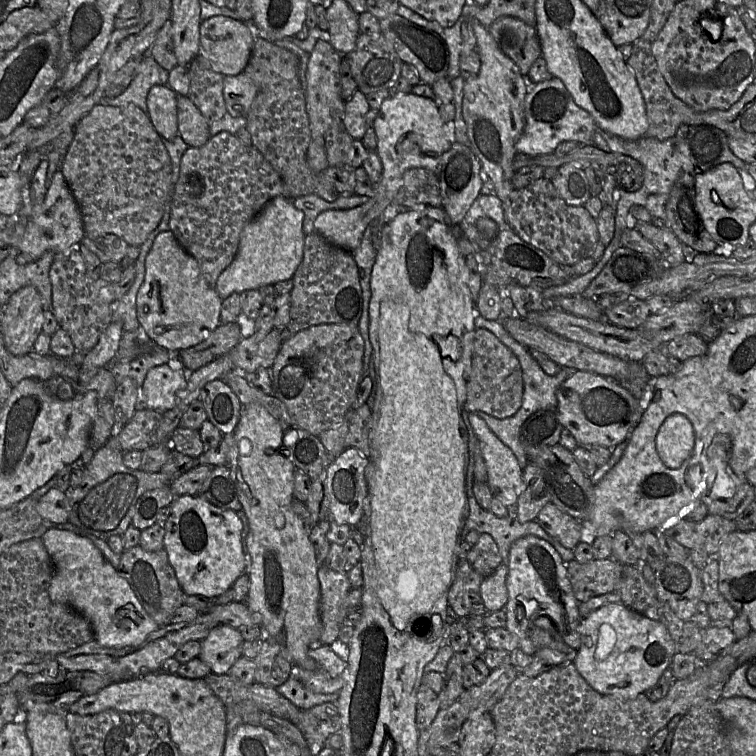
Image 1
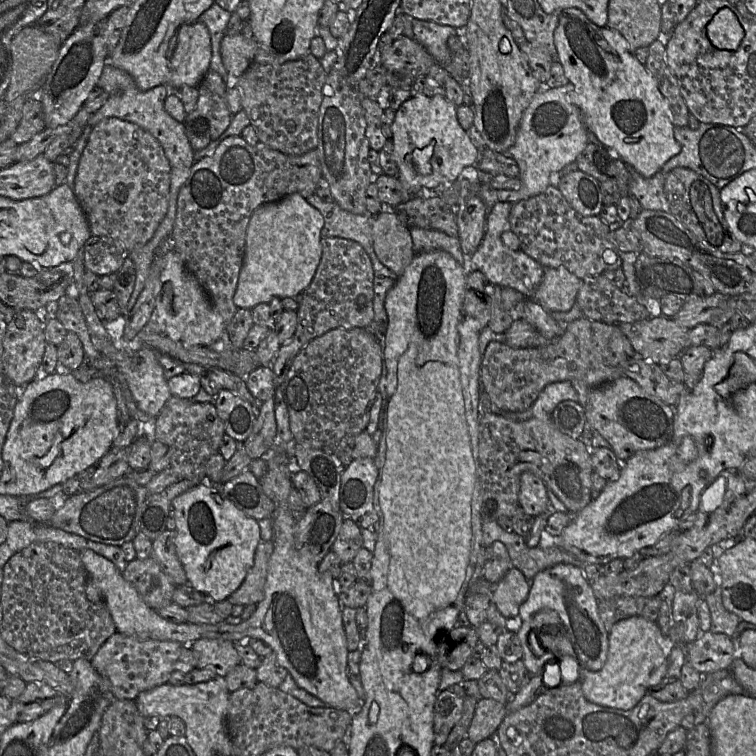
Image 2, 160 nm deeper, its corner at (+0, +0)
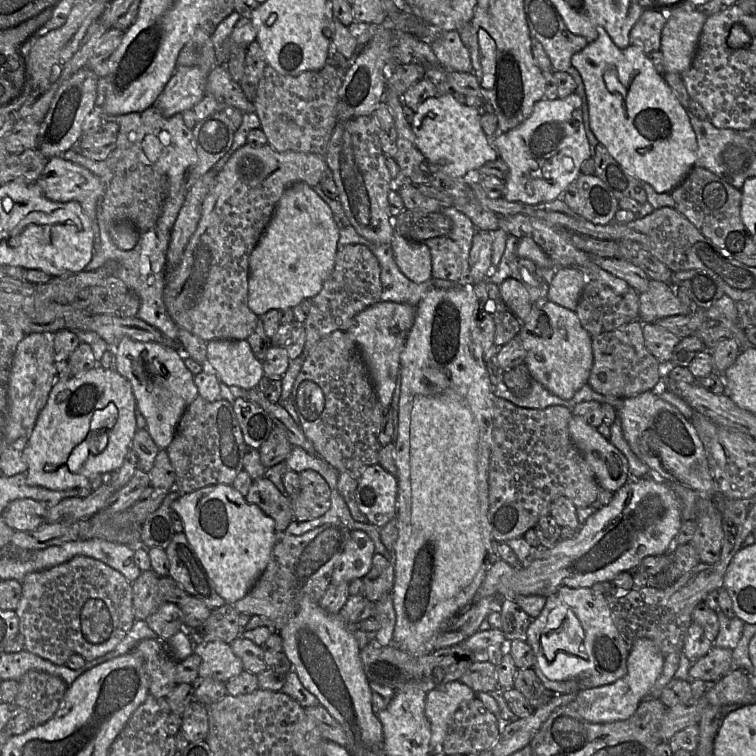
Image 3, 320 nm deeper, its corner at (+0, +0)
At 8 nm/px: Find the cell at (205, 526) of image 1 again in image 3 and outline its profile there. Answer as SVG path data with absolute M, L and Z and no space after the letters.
M215 484L180 494L172 502L172 509L180 516L183 533L196 556L212 580L216 592L227 604L233 605L244 598L265 571L275 543L275 523L259 507L248 503L245 496L232 485Z

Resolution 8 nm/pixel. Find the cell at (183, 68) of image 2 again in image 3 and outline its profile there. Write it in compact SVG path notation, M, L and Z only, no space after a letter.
M177 66L154 105L165 117L192 110L206 95L207 82L208 73L200 67Z

